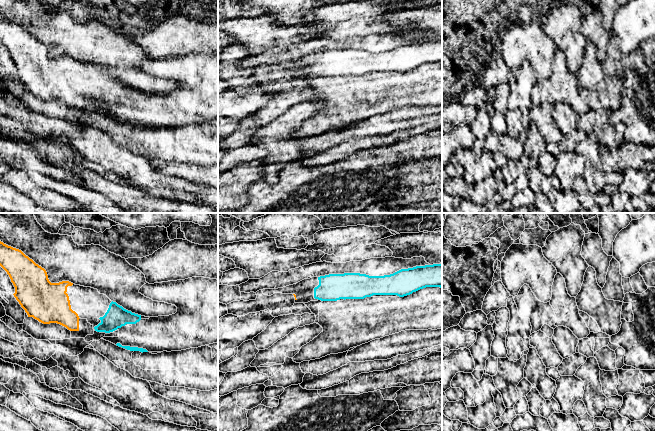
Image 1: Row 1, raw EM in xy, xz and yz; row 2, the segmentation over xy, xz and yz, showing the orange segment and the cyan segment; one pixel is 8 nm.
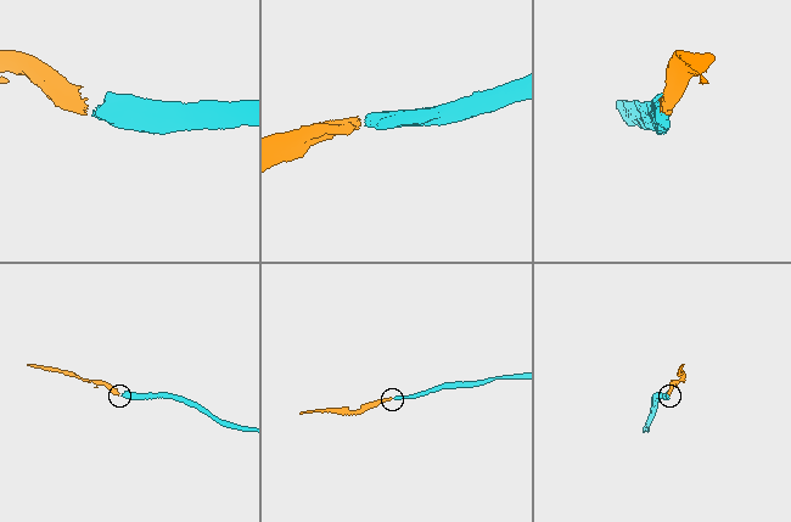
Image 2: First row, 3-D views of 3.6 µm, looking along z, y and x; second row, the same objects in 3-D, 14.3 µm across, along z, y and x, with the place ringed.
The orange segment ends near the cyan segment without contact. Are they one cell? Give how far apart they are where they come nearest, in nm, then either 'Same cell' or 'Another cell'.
Distance 130 nm. Same cell

